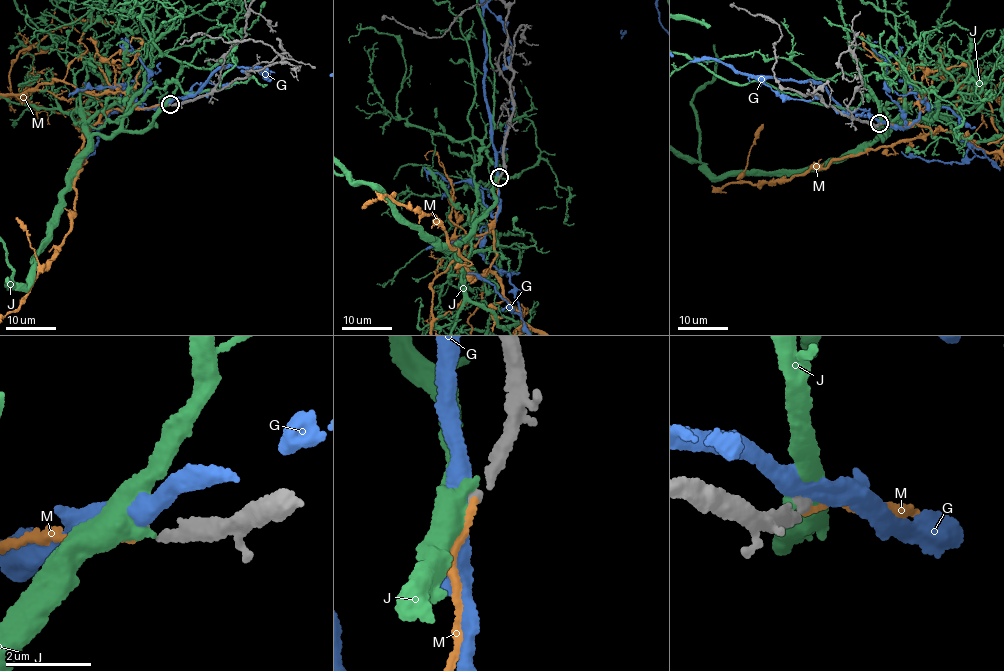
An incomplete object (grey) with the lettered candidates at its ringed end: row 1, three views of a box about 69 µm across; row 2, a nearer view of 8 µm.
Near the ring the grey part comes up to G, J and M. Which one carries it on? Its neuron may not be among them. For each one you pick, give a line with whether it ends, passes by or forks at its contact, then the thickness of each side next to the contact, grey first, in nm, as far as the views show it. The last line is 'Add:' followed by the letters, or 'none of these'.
J: it passes by | 220/380 nm
Add: J

